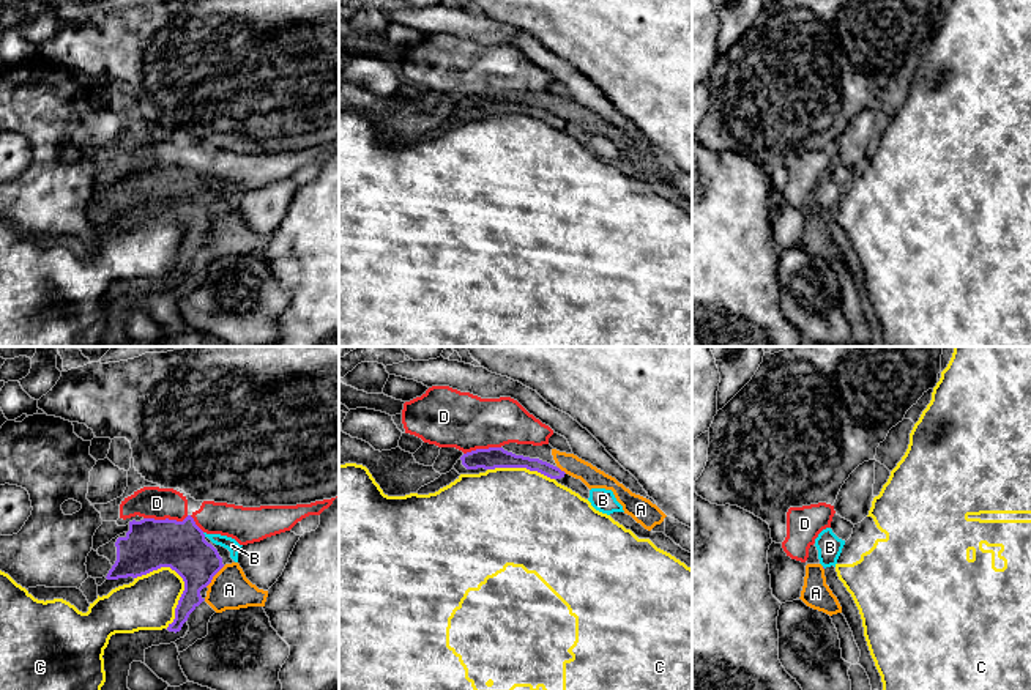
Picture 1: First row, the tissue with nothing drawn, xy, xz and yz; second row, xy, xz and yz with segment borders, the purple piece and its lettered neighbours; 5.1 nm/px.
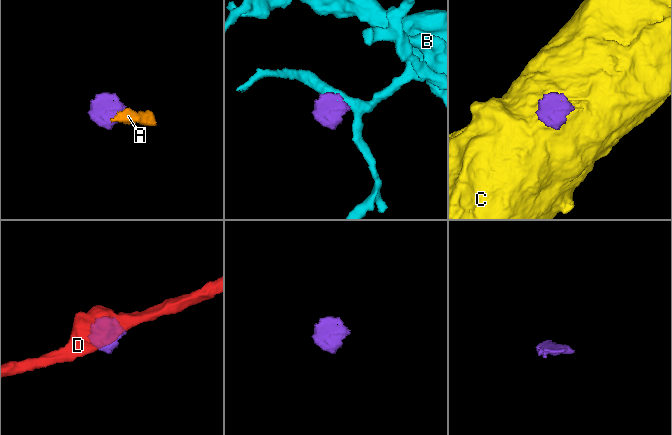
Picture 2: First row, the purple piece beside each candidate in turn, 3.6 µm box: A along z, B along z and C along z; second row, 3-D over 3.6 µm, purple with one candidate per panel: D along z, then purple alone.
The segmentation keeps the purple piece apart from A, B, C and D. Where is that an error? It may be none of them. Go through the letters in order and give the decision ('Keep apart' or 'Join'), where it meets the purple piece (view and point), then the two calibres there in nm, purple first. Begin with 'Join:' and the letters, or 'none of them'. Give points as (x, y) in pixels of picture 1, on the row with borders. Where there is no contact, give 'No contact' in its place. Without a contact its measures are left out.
Join: A
A: Join. Touches purple at xy (213, 575). Thickness 260 nm (purple) against 200 nm
B: Keep apart. Touches purple at xy (204, 534). Thickness 260 nm (purple) against 70 nm
C: Keep apart. Touches purple at xy (183, 593). Thickness 260 nm (purple) against 280 nm
D: Keep apart. Touches purple at xy (175, 520). Thickness 260 nm (purple) against 160 nm

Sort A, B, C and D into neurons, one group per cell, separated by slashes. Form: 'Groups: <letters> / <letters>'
Groups: A / B / C / D

